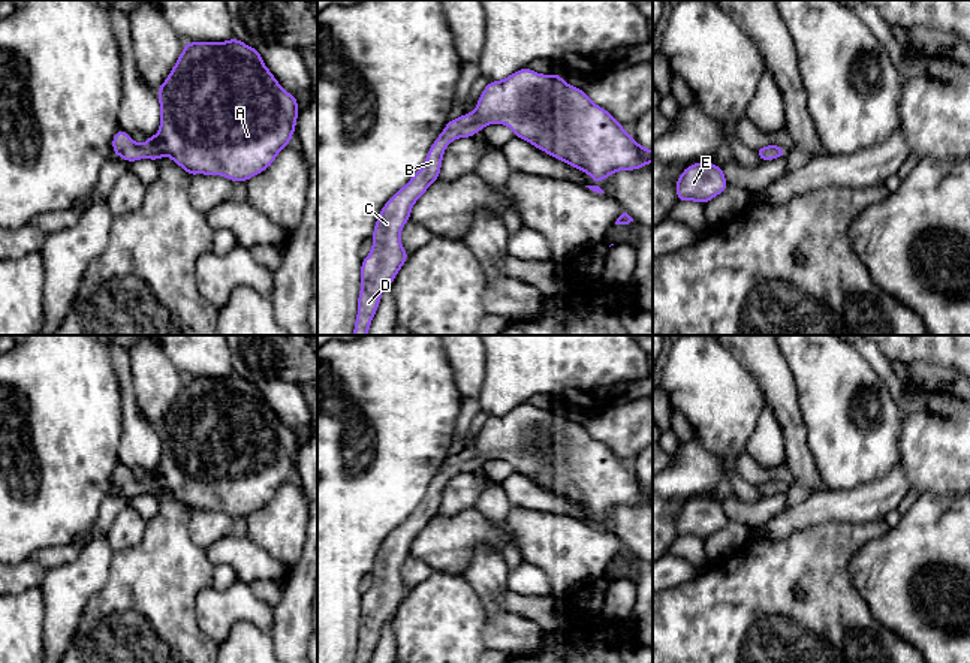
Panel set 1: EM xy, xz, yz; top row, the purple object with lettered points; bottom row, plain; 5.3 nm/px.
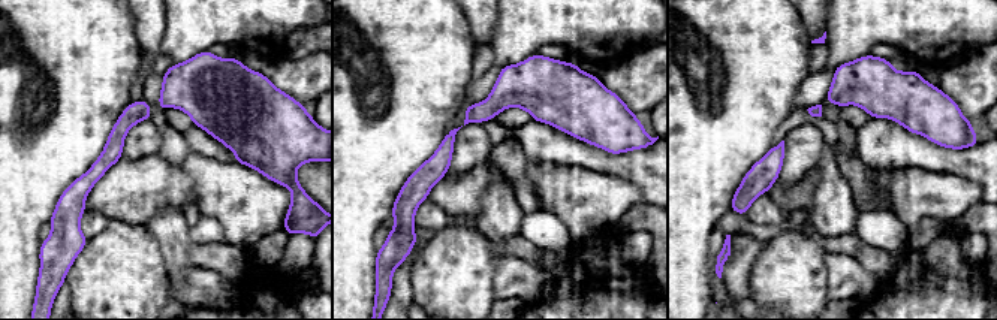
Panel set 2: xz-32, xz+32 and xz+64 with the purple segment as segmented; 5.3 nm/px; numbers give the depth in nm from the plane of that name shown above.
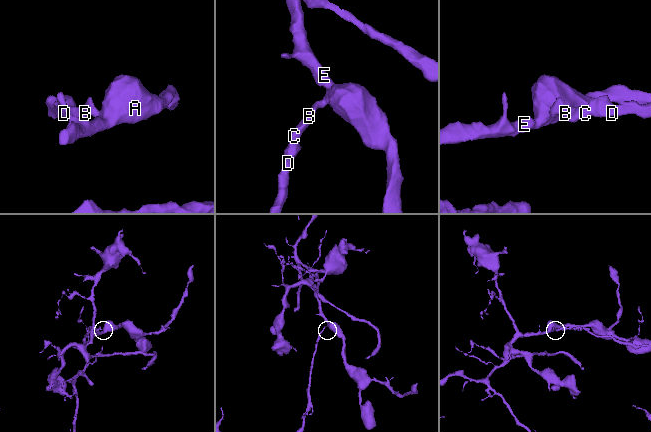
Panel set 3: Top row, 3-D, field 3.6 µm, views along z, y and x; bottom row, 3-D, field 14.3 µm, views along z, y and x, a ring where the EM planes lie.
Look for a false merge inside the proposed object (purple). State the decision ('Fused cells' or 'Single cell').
Single cell

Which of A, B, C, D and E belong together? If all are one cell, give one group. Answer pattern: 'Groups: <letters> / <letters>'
Groups: A B C D E

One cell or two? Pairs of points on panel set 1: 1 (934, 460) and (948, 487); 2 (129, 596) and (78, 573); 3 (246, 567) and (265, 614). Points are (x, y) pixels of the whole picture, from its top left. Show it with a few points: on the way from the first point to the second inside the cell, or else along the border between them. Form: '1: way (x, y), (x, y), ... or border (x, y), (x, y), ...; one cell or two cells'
1: way (940, 466), (948, 473), (948, 481); one cell
2: border (114, 552), (108, 581), (87, 602), (83, 614); two cells
3: border (238, 578), (249, 584); two cells

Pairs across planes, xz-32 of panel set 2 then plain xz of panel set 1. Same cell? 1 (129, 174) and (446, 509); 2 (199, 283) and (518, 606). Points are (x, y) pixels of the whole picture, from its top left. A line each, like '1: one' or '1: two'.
1: two
2: two

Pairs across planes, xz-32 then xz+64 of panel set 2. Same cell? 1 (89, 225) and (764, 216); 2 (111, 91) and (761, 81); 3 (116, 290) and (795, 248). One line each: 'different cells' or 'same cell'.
1: same cell
2: same cell
3: same cell

